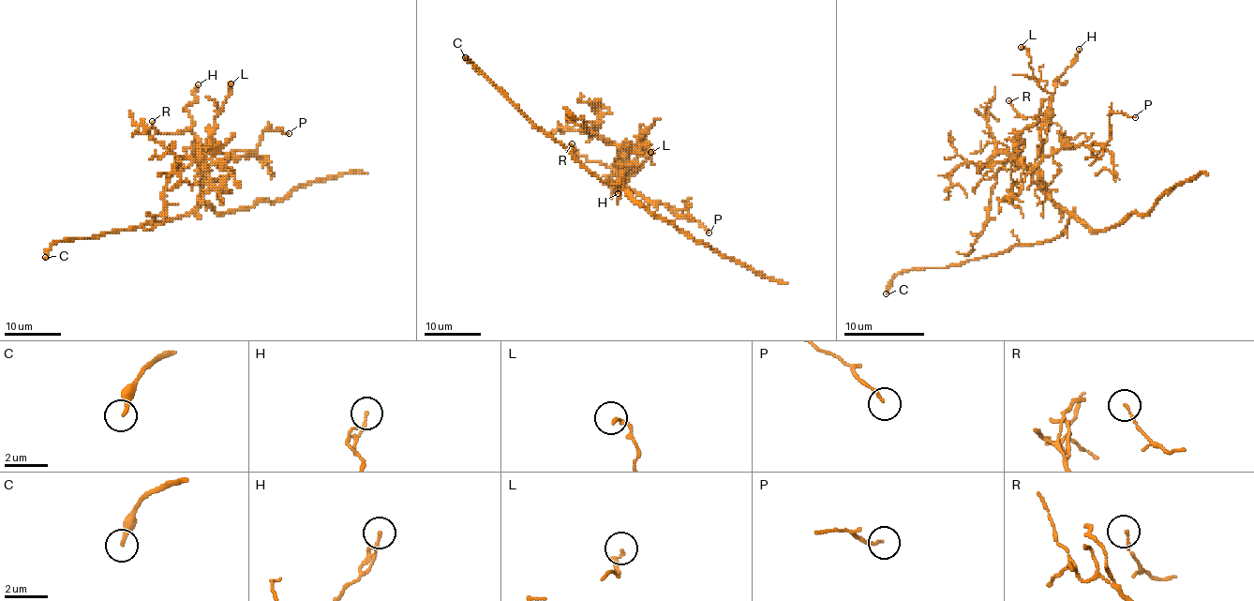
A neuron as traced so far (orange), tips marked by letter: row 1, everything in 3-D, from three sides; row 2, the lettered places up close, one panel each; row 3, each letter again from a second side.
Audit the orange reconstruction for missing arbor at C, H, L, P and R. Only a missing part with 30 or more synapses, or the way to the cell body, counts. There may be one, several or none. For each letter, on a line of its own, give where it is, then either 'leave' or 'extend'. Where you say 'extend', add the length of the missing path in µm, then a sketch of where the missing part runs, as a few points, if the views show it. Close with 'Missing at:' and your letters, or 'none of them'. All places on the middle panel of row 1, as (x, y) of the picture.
C: at (465, 57); extend; about 45 µm are missing
H: at (618, 193); leave
L: at (650, 152); leave
P: at (709, 232); leave
R: at (572, 143); leave
Missing at: C

